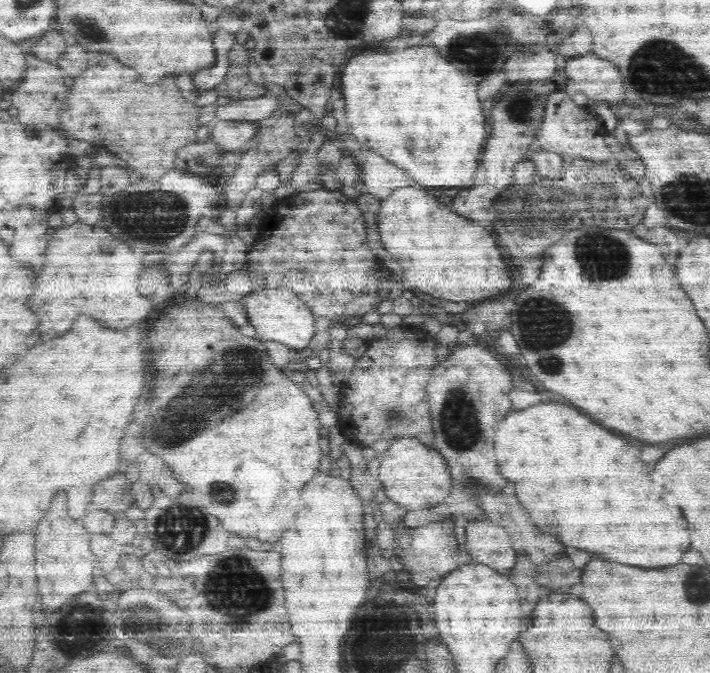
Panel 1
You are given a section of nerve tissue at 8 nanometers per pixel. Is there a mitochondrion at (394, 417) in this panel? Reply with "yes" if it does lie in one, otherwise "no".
yes

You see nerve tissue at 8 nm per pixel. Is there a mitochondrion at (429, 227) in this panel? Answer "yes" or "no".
no

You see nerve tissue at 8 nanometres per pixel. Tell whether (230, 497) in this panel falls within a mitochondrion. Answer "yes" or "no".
yes

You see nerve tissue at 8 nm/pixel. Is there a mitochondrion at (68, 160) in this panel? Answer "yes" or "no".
no

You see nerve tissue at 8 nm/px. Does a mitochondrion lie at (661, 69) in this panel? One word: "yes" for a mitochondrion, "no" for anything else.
yes

